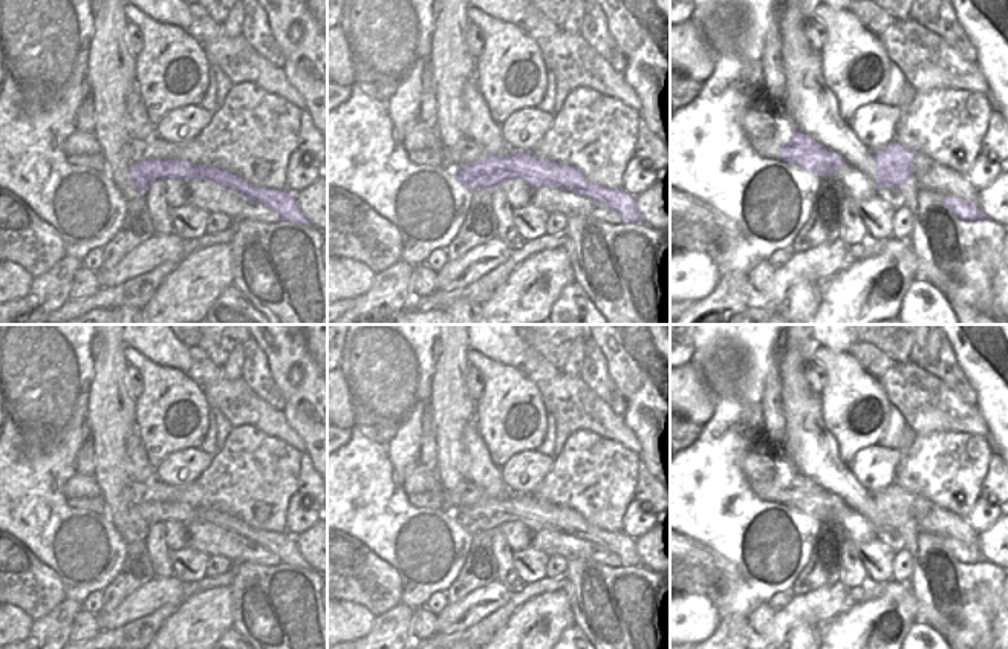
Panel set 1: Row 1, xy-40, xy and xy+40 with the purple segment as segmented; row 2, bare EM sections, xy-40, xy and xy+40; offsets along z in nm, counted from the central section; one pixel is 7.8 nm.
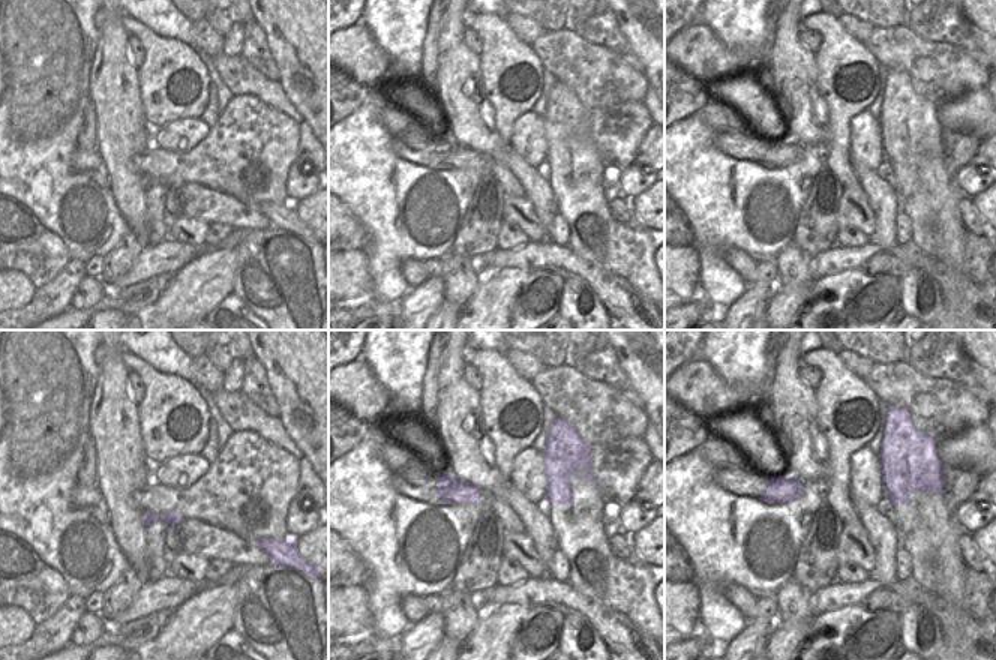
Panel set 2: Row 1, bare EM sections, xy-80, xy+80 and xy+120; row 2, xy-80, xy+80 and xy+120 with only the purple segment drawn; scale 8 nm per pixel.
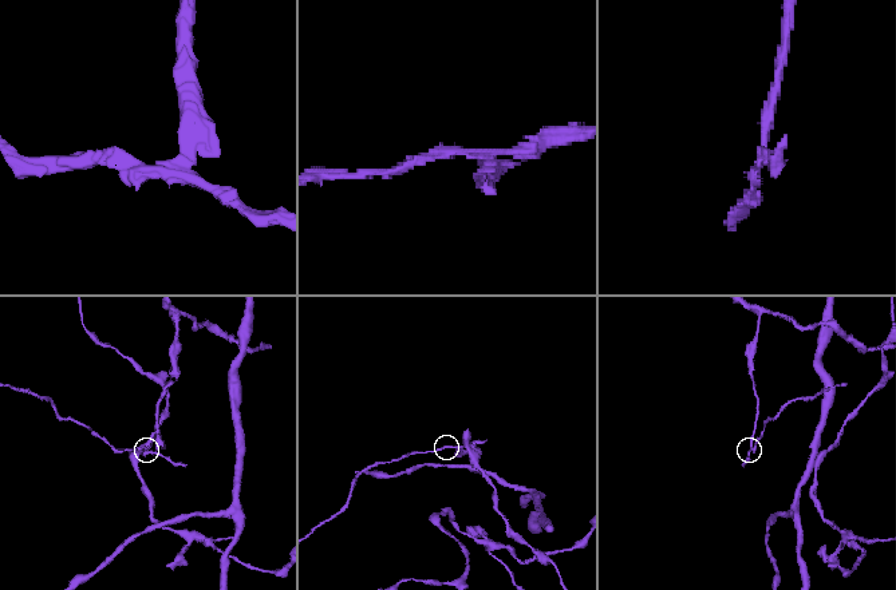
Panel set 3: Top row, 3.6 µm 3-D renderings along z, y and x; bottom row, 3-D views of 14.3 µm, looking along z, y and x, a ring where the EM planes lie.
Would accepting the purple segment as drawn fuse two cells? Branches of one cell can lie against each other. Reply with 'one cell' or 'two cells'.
two cells

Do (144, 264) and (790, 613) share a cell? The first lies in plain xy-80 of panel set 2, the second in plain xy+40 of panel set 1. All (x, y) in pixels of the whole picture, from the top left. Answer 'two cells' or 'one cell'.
one cell

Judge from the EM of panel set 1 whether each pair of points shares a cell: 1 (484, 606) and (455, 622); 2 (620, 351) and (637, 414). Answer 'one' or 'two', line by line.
1: one
2: one

